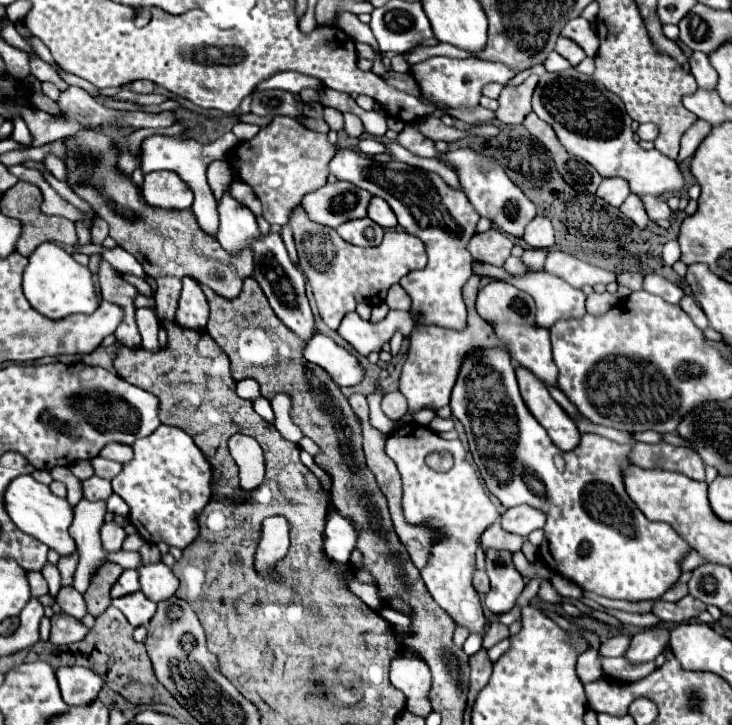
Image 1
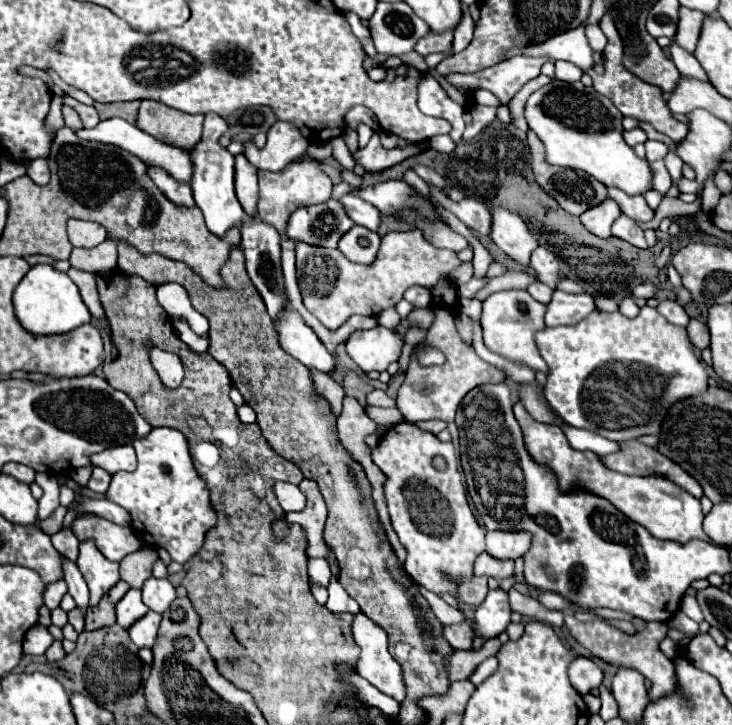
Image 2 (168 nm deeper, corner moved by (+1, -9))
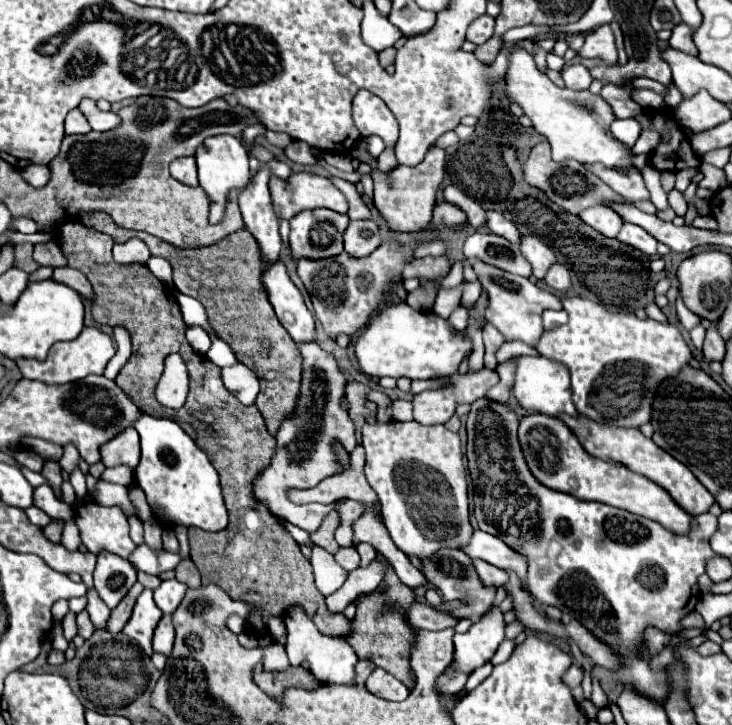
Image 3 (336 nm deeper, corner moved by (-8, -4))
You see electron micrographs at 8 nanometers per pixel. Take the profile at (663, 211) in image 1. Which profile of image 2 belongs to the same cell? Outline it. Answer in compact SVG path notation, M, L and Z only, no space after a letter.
M610 187L608 189L608 197L614 199L620 207L620 211L636 221L650 221L654 217L654 211L648 207L646 199L642 195L626 195L624 191Z

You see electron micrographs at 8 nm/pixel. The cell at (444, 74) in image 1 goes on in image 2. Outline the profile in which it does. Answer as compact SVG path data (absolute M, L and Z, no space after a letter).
M548 55L540 57L514 57L506 63L492 65L488 69L482 69L480 73L468 73L468 75L448 75L446 79L452 85L464 85L470 91L476 89L488 89L492 91L500 105L508 105L512 97L522 89L524 83L540 75L540 67L548 61Z

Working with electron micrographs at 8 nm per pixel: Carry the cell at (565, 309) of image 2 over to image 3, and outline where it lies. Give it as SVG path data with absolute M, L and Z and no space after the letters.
M547 310L547 314L543 316L543 326L551 328L555 324L563 324L567 322L567 312L565 310Z

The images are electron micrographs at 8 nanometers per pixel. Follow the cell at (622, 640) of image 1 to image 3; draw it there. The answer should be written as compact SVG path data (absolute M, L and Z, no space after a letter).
M573 664L573 666L567 670L567 674L563 676L563 680L565 680L571 688L577 688L577 686L581 686L583 676L585 676L585 670L583 670L579 664Z

